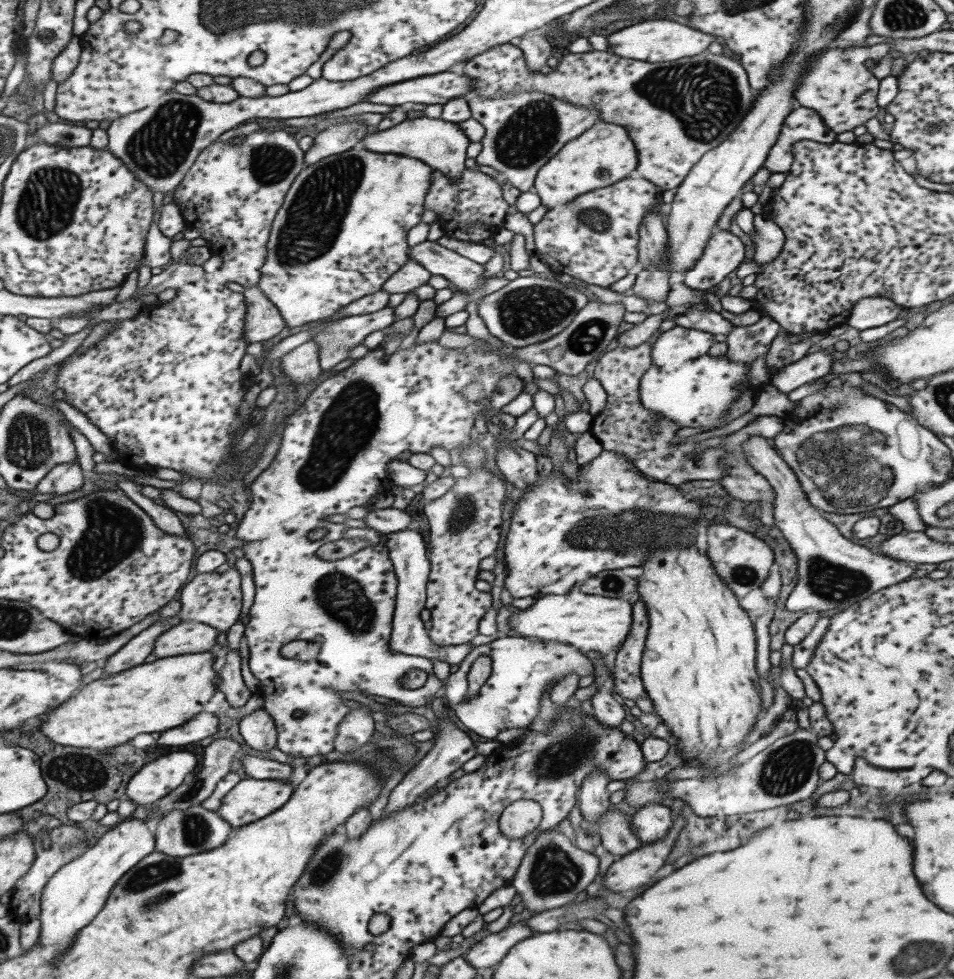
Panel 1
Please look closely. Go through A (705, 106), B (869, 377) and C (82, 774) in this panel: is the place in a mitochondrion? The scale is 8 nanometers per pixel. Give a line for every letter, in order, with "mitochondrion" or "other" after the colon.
A: mitochondrion
B: other
C: mitochondrion

